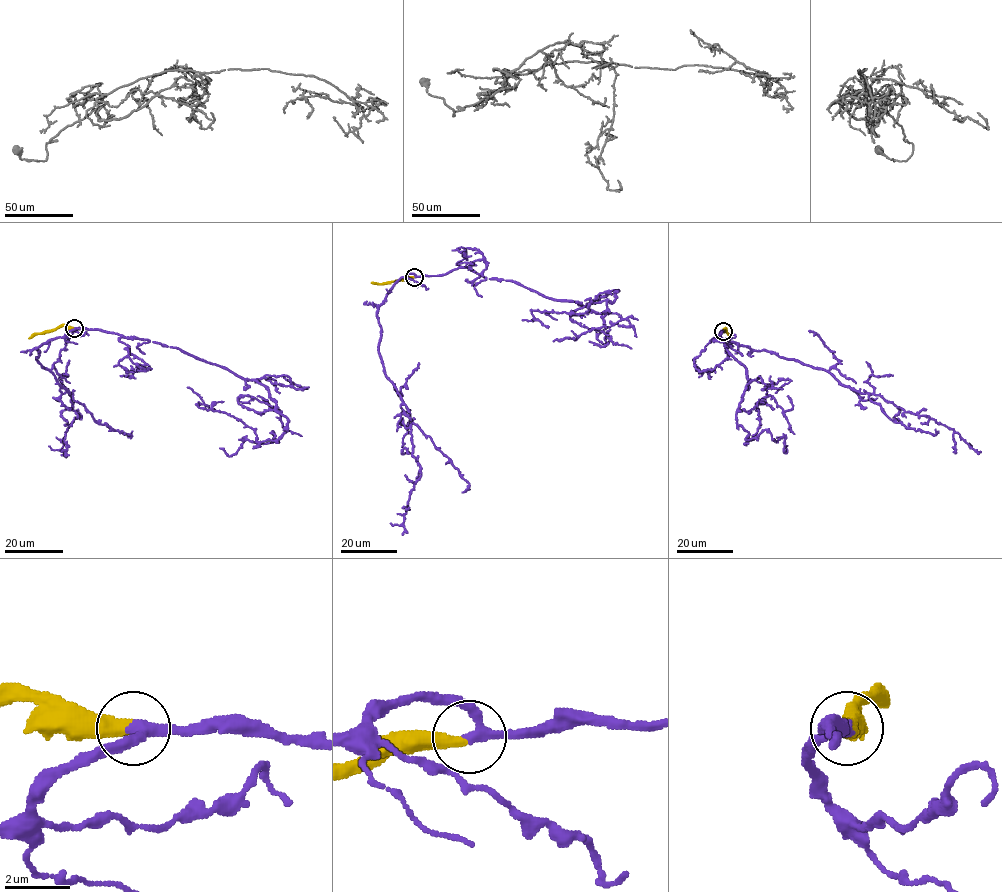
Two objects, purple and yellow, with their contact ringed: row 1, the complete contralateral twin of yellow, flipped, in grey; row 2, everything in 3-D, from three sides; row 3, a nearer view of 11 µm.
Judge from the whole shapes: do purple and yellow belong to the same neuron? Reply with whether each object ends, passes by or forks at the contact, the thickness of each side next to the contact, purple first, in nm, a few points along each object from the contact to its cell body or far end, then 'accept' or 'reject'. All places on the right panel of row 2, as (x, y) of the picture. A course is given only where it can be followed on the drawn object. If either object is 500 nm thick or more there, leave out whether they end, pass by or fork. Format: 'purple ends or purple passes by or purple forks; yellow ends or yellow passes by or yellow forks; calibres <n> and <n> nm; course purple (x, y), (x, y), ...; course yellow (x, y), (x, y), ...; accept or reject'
purple passes by; yellow ends; calibres 320 and 400 nm; course purple (723, 331), (714, 339), (751, 381), (736, 418), (747, 438), (759, 427), (756, 405), (766, 403), (766, 387); course yellow (723, 331), (725, 328), (728, 341); accept

